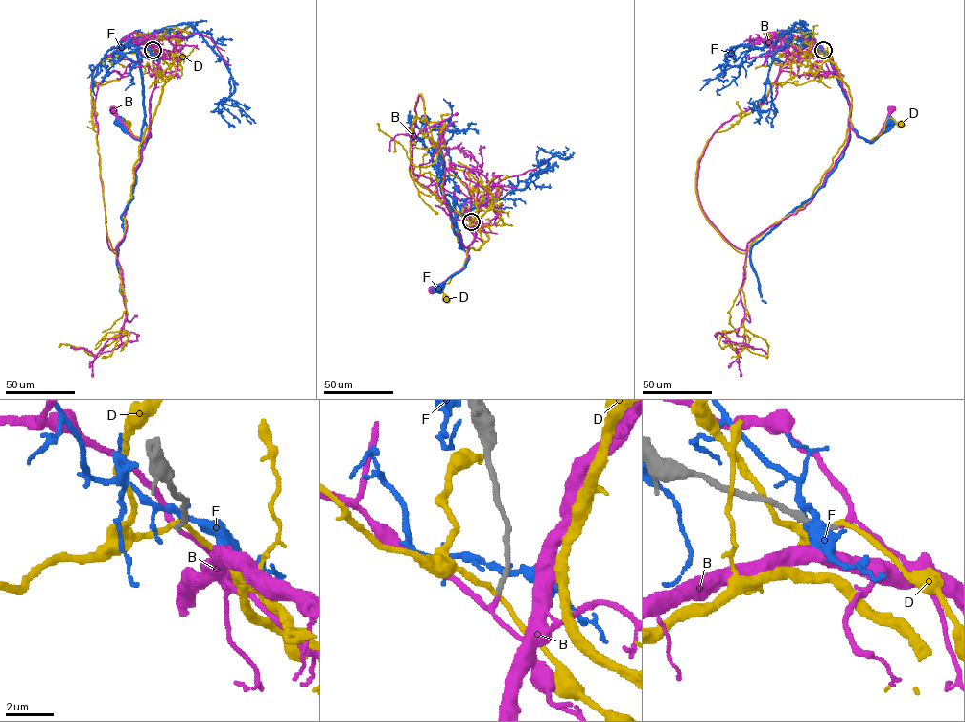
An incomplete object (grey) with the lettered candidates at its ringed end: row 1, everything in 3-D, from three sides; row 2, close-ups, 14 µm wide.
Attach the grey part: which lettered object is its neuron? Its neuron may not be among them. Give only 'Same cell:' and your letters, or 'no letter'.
Same cell: B

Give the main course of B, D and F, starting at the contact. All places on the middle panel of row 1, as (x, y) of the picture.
B: (471, 221), (474, 240), (468, 246), (462, 267), (433, 290)
D: (471, 221), (468, 215), (480, 206), (475, 222), (488, 239), (467, 250), (462, 267), (442, 284), (445, 299)
F: (471, 220), (462, 214), (456, 220), (461, 246), (469, 258), (465, 267), (453, 273), (438, 289)

